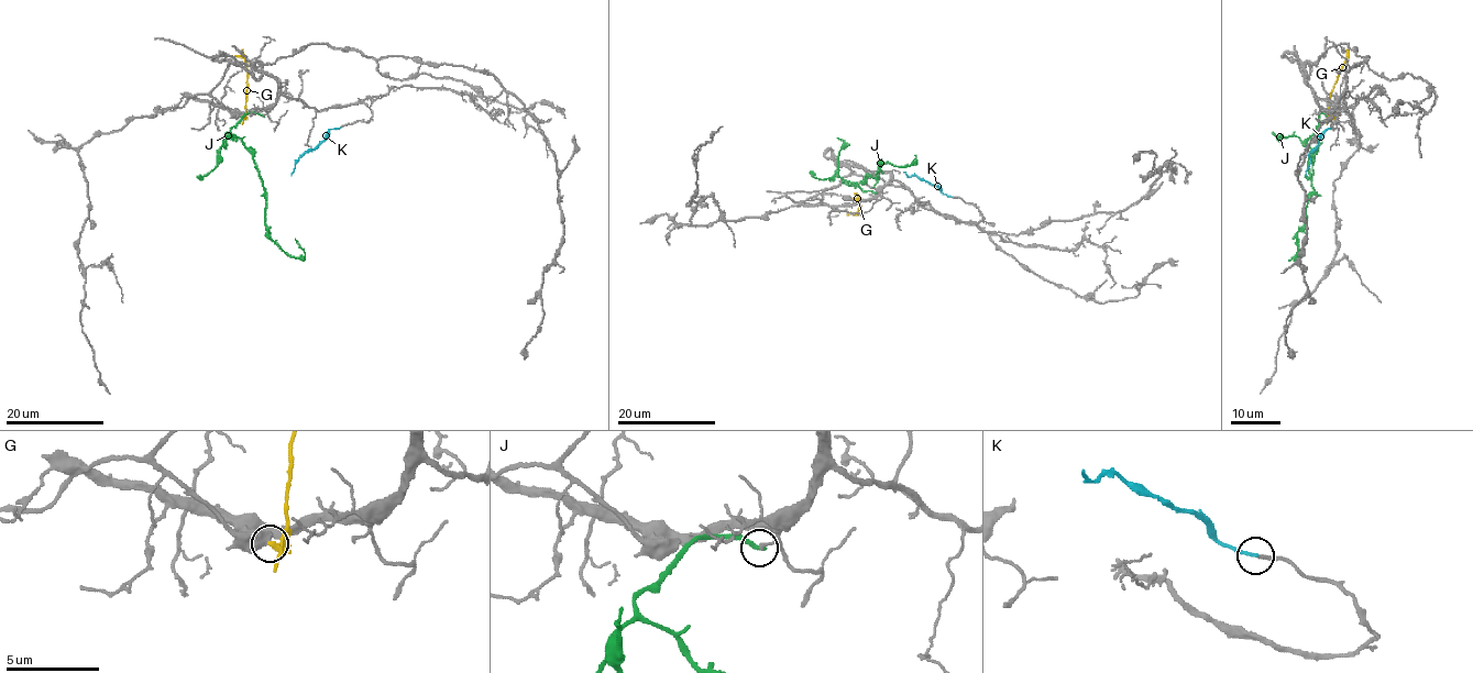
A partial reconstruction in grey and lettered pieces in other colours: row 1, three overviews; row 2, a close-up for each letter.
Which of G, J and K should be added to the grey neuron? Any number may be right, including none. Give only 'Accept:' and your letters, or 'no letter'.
Accept: K

